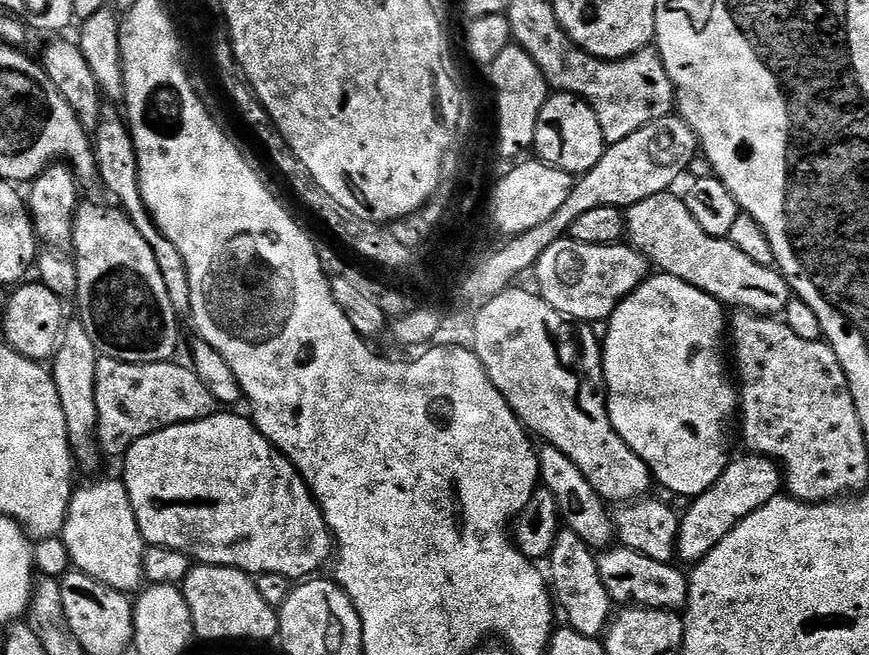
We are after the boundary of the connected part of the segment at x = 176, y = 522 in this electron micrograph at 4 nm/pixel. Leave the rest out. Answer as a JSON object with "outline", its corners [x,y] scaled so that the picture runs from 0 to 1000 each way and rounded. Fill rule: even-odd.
{"outline":[[[253,626],[250,627],[249,634],[239,635],[236,641],[201,647],[194,653],[182,656],[177,663],[173,663],[148,681],[147,689],[140,698],[140,707],[143,707],[140,731],[145,748],[150,754],[150,766],[154,773],[154,785],[159,791],[161,814],[166,817],[166,823],[171,832],[205,840],[209,846],[217,849],[226,861],[250,861],[257,867],[273,867],[295,879],[325,876],[337,889],[362,881],[367,875],[364,872],[376,855],[379,860],[384,849],[382,814],[377,811],[377,798],[373,795],[368,771],[359,759],[359,751],[354,747],[354,737],[346,730],[339,711],[296,656],[289,640],[284,634],[270,635],[267,629],[270,627]]]}

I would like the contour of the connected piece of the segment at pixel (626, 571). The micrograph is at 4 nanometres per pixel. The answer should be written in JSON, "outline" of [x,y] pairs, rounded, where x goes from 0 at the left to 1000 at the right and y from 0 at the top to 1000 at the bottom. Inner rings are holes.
{"outline":[[[704,834],[689,844],[686,864],[705,924],[781,936],[792,921],[792,879],[777,860],[753,858],[753,852],[743,852],[724,837]]]}

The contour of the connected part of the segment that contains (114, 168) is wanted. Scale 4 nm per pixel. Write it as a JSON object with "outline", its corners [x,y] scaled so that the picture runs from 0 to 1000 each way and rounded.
{"outline":[[[127,156],[119,157],[114,189],[107,200],[106,215],[114,279],[117,278],[128,299],[133,302],[132,310],[140,319],[163,363],[170,369],[170,376],[175,379],[177,391],[180,391],[180,400],[182,400],[182,409],[189,424],[198,467],[205,481],[215,481],[219,470],[217,420],[214,418],[213,402],[205,386],[205,379],[185,357],[184,348],[175,337],[170,318],[163,308],[158,266],[157,224],[153,223],[152,205],[147,197],[146,185],[142,180],[135,160]]]}

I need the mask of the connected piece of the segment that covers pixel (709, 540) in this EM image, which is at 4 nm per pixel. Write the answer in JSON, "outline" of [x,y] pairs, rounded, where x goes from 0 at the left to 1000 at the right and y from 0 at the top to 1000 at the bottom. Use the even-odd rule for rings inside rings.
{"outline":[[[856,693],[853,702],[843,701],[834,718],[808,756],[800,759],[796,769],[783,788],[783,814],[778,829],[778,847],[788,863],[796,864],[810,853],[854,791],[868,785],[881,766],[886,766],[891,759],[899,756],[900,722],[898,710],[893,704],[880,696],[868,696]],[[792,860],[792,861],[791,861]]]}

